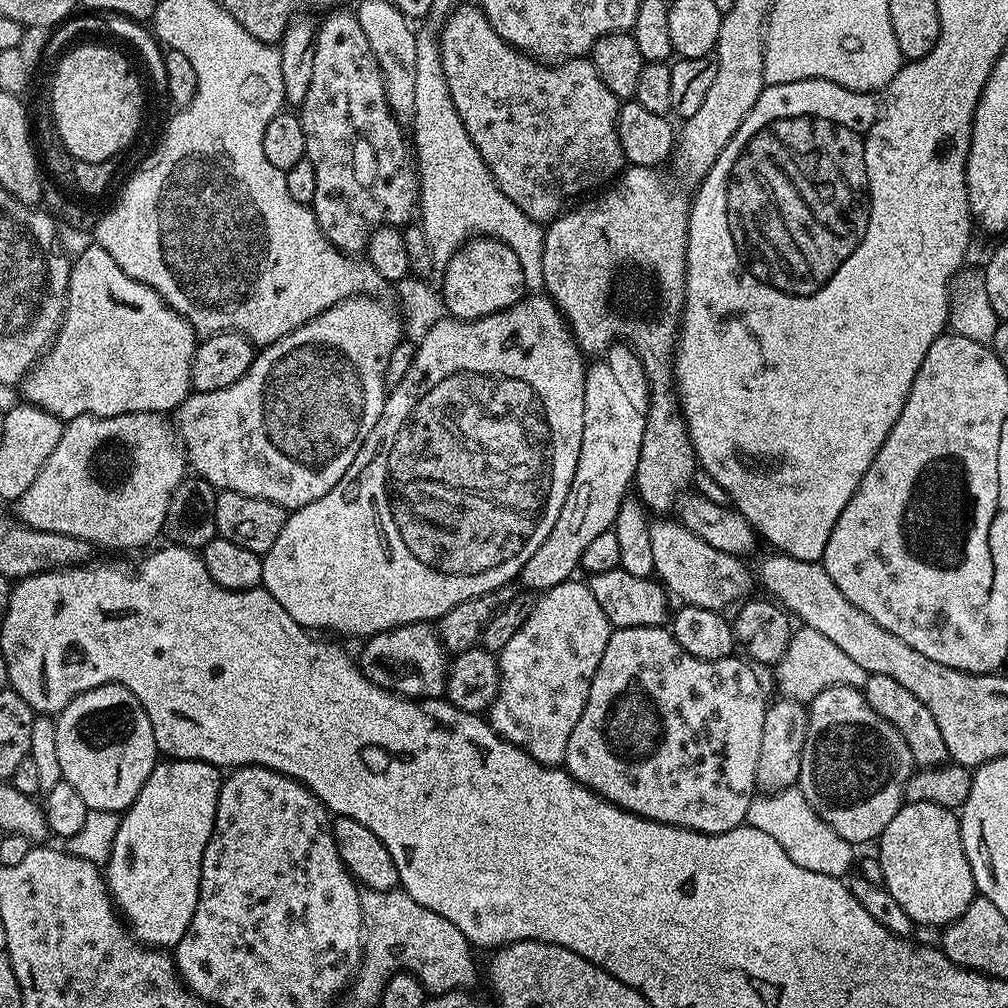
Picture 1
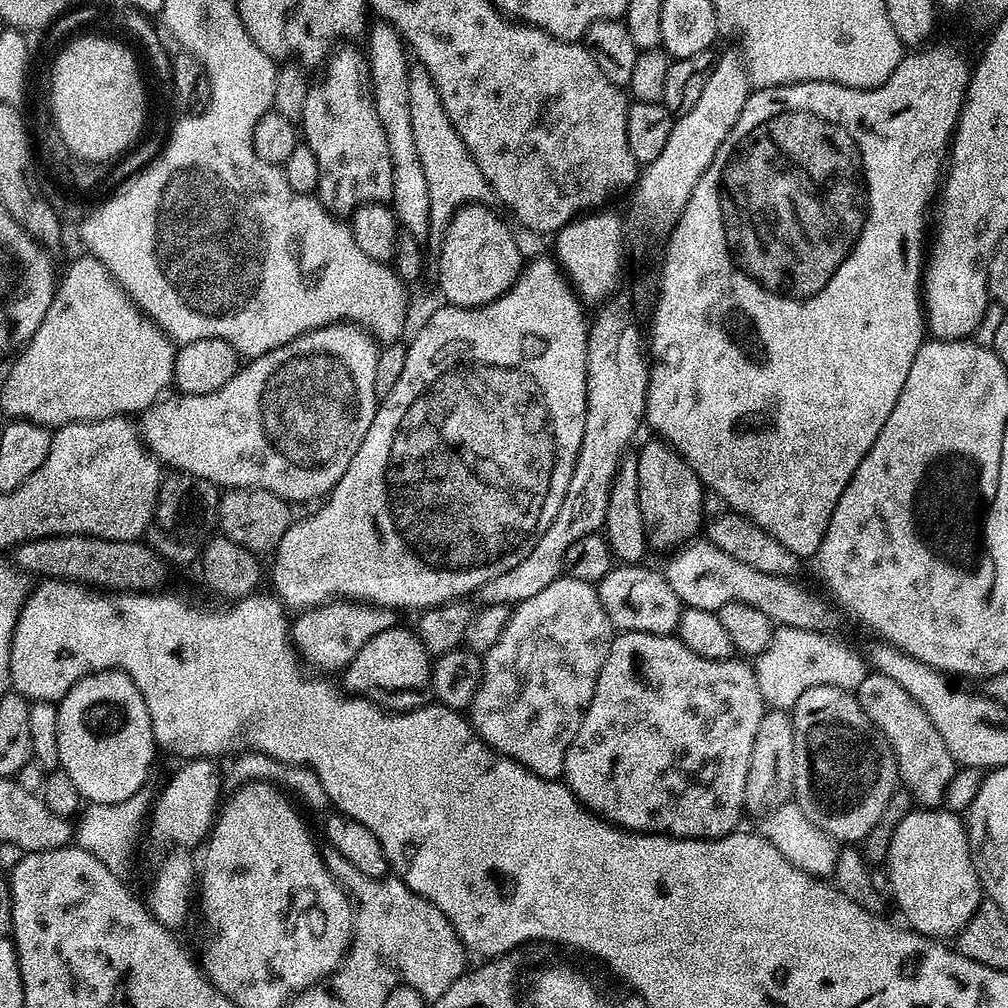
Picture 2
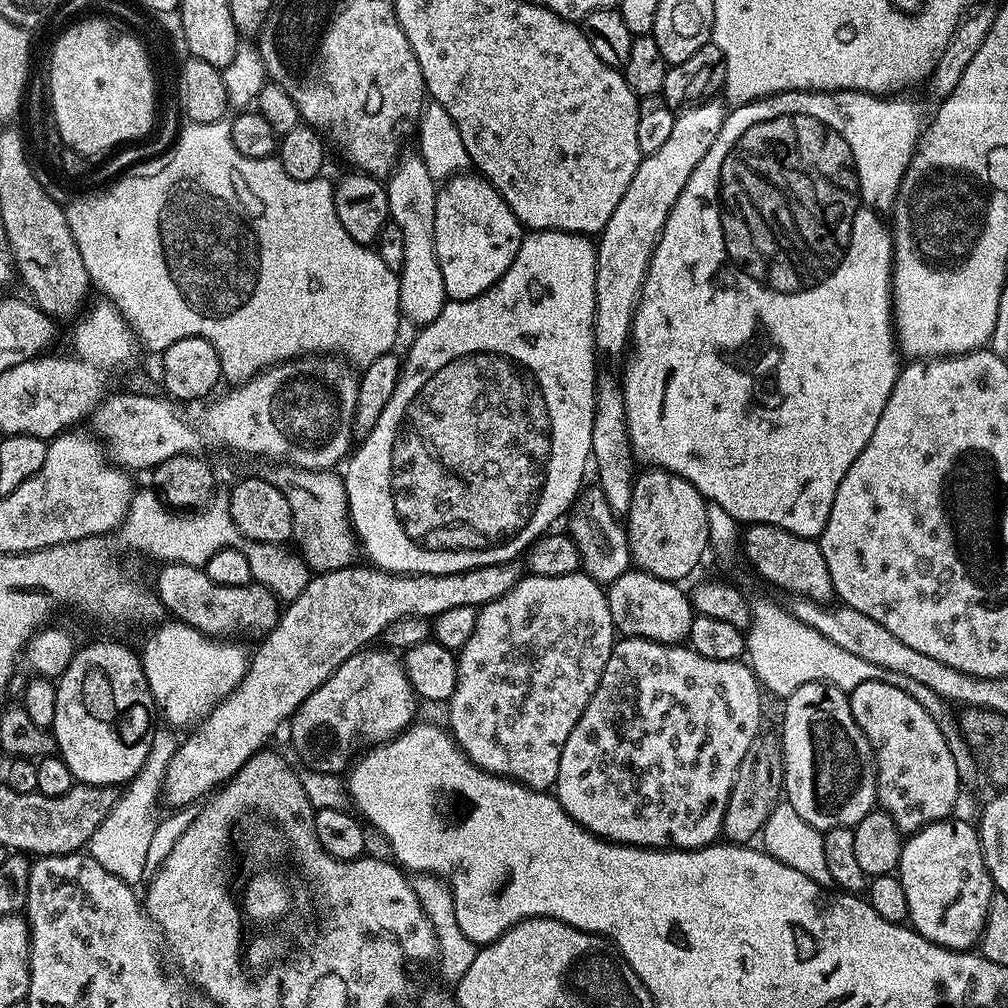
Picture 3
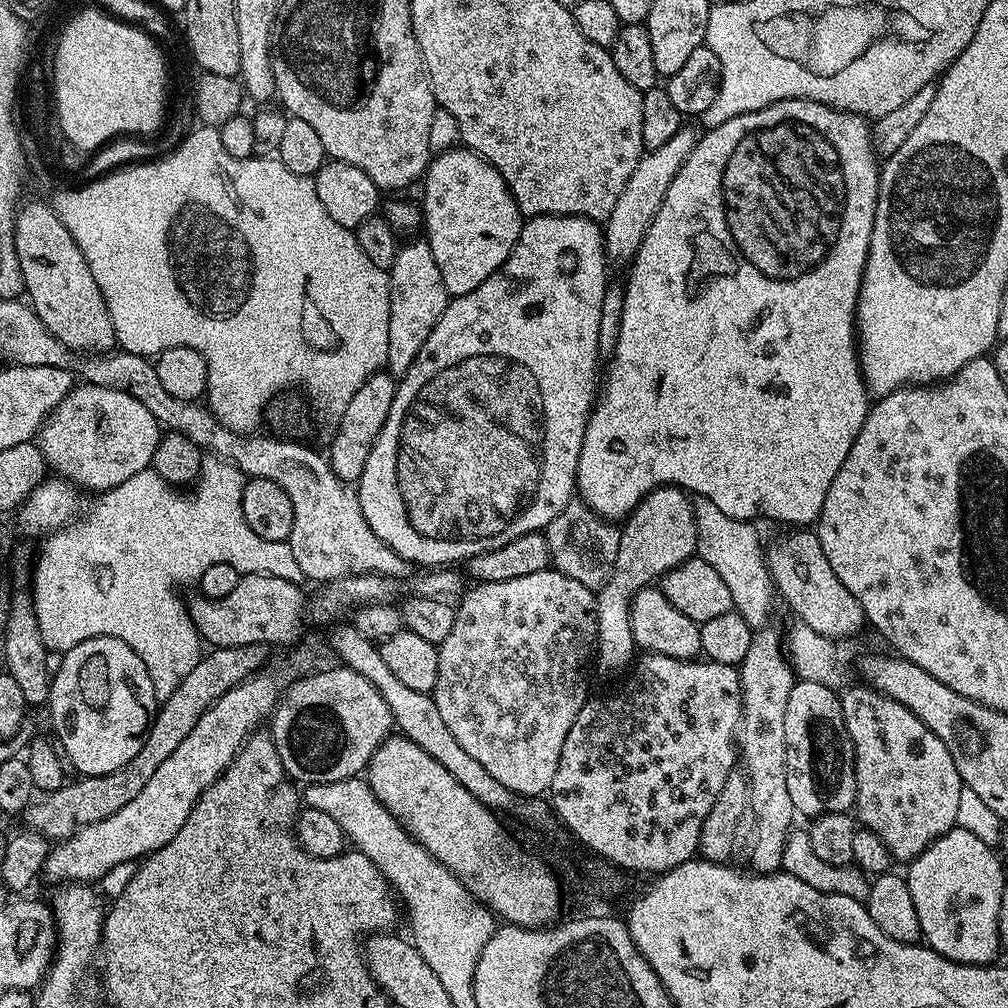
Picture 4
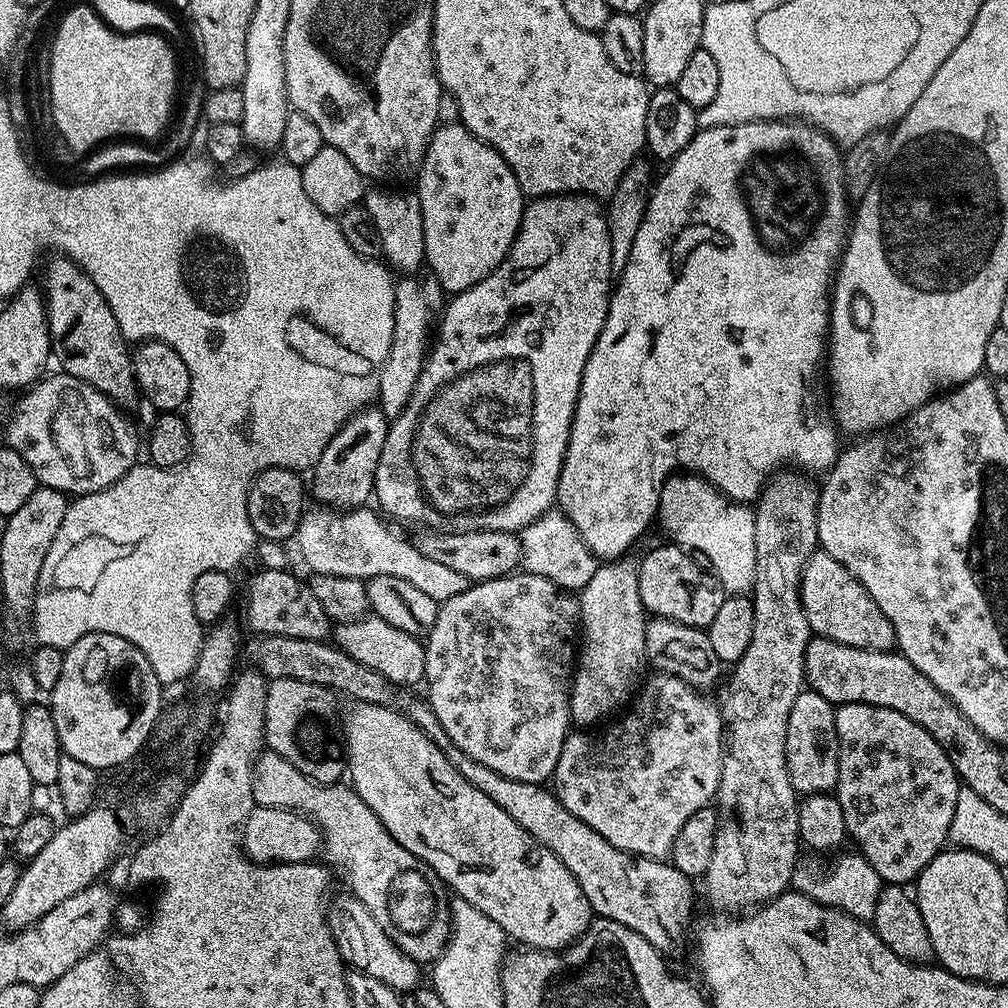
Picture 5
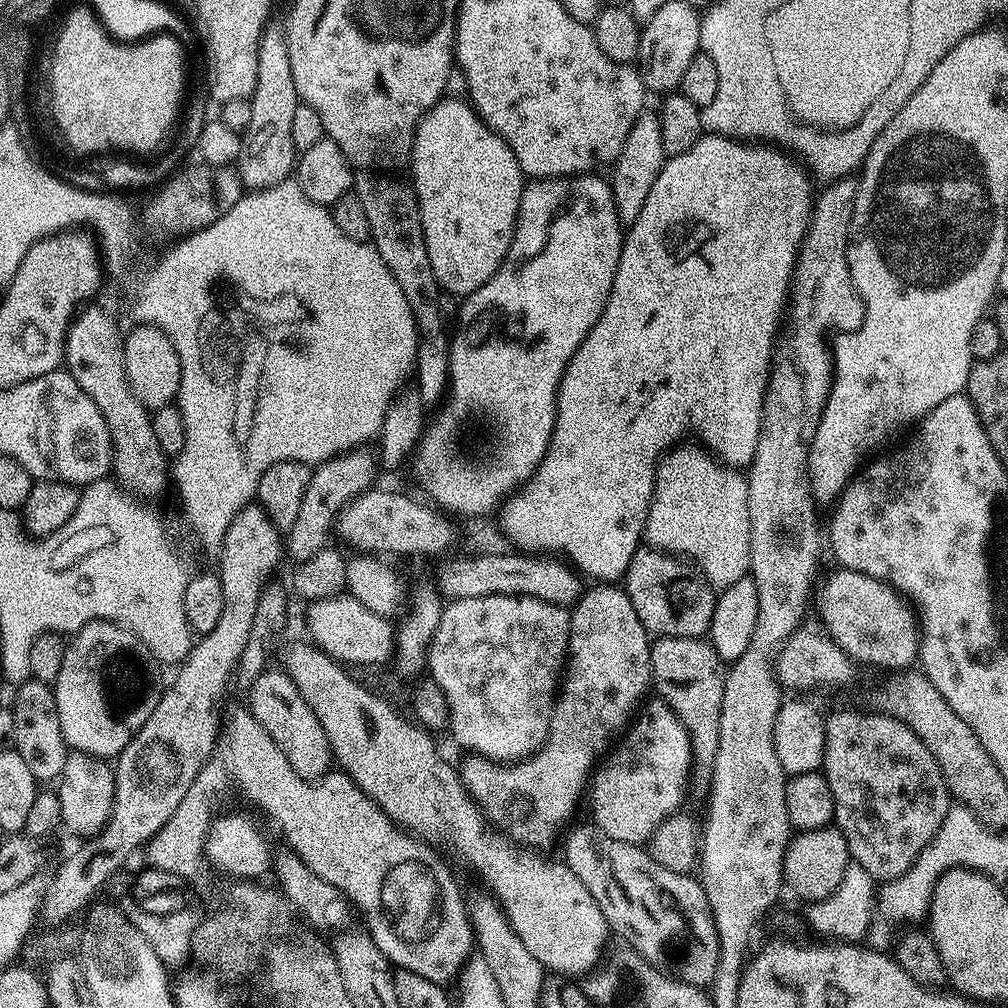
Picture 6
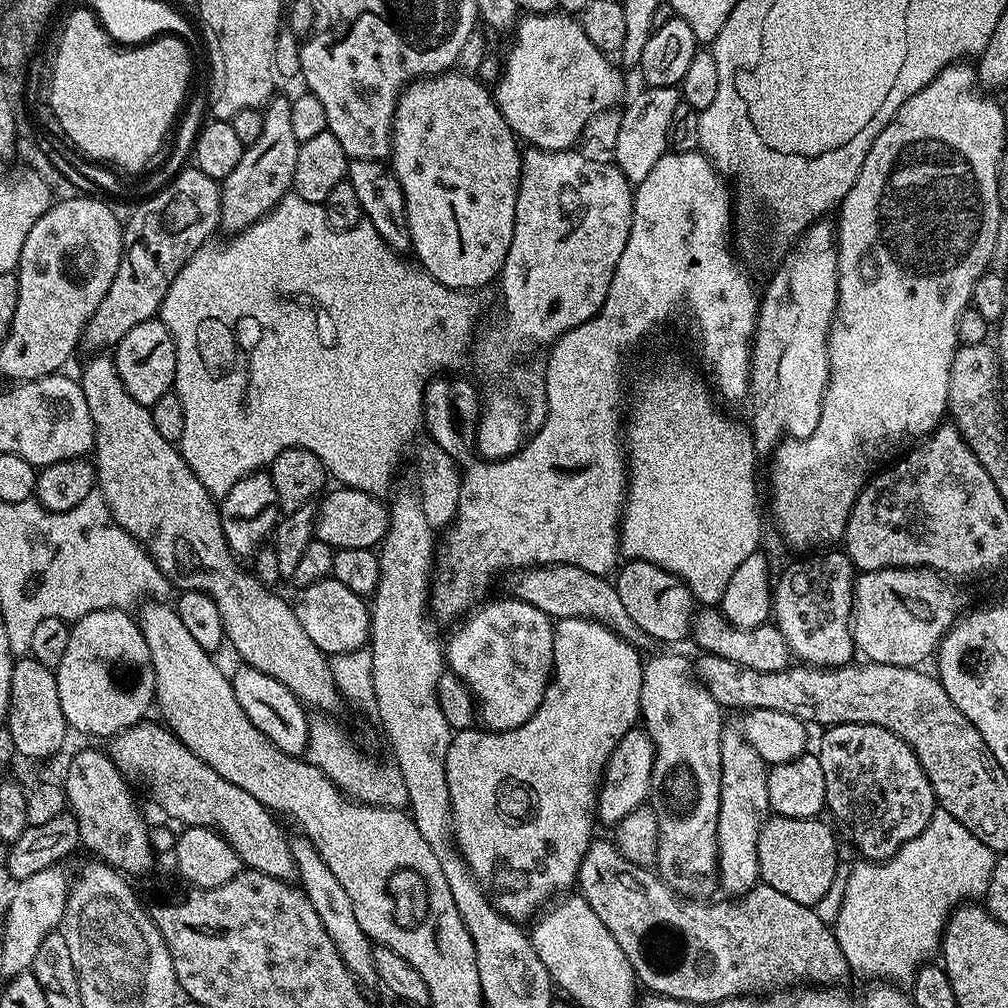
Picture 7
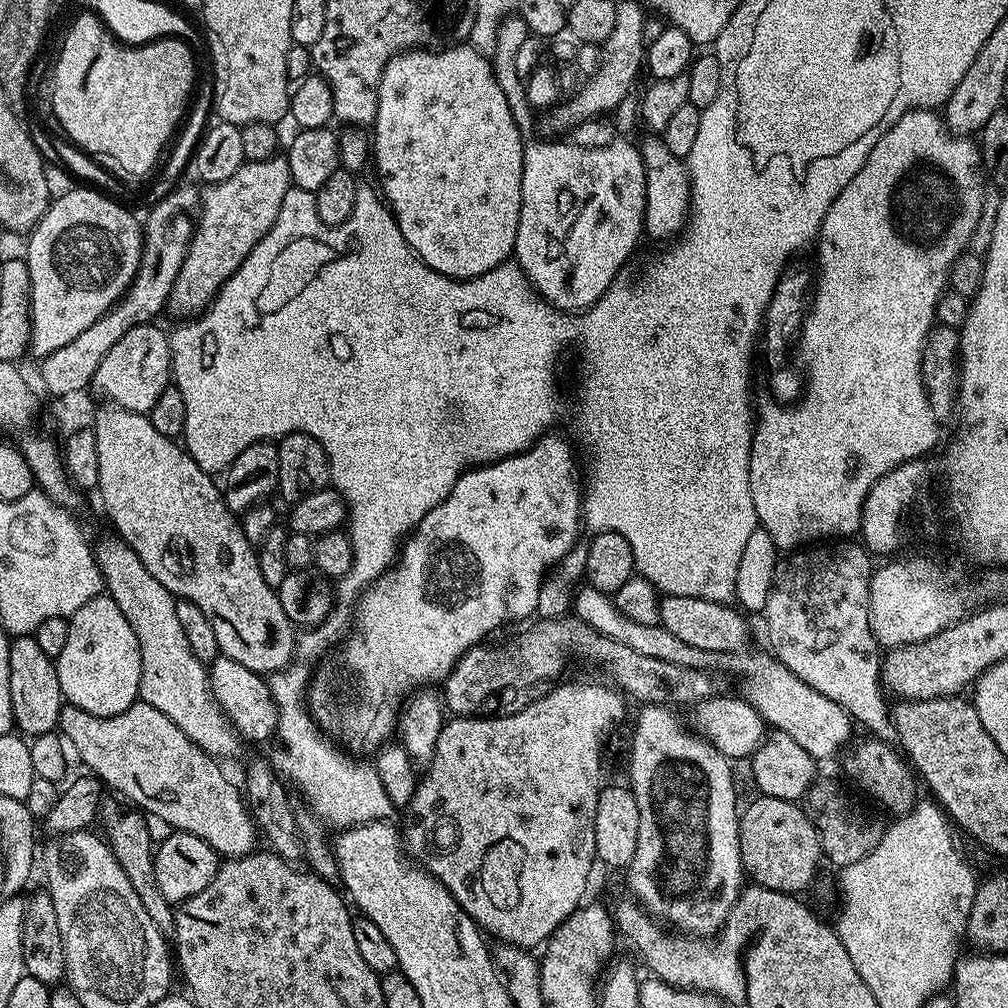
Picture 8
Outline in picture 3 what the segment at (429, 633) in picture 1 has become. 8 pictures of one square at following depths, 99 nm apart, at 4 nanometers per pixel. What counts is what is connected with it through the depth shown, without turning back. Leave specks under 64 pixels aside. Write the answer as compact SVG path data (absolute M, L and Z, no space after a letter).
M369 646L350 654L350 658L346 658L346 662L342 662L342 666L338 666L338 670L330 674L330 678L326 678L326 682L322 682L322 686L318 686L318 690L314 690L314 694L310 694L310 698L306 698L306 702L302 702L302 706L298 706L298 710L290 717L292 748L297 758L304 763L302 765L314 771L343 773L357 751L355 748L360 736L369 740L369 745L383 744L386 740L395 740L417 719L418 697L404 669L403 659L387 647L376 647Z

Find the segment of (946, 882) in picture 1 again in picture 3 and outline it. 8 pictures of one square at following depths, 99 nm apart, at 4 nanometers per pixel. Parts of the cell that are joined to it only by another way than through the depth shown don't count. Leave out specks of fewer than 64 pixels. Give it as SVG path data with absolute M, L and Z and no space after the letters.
M949 818L939 820L922 830L911 833L901 846L901 860L898 875L902 890L906 890L906 906L911 927L930 942L943 948L972 950L980 943L980 935L986 926L986 914L990 910L990 898L994 891L992 875L986 870L982 858L980 834L964 820Z

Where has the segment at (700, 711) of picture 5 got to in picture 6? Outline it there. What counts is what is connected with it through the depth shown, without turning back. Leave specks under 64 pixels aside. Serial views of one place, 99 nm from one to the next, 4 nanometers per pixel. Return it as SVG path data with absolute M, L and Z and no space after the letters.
M659 698L649 699L639 709L623 736L624 741L595 765L586 789L586 804L588 800L591 823L610 838L643 845L663 820L677 815L676 807L683 802L688 784L690 788L692 743L674 710Z

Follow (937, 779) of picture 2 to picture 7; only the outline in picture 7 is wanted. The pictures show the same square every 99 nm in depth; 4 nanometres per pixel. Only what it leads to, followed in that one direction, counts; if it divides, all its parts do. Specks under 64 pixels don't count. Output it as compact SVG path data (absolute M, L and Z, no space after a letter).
M834 724L823 732L818 755L822 778L826 778L827 811L848 827L848 836L865 861L889 860L910 838L930 826L930 818L938 810L922 762L898 734L882 726Z

